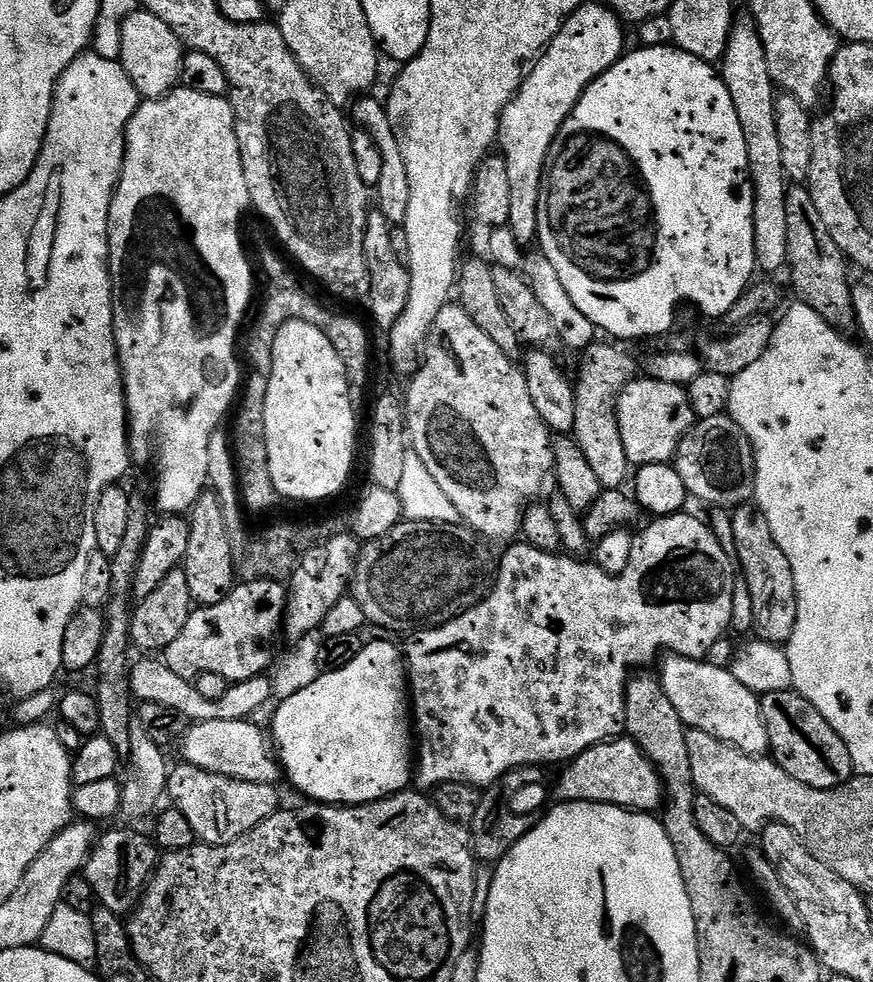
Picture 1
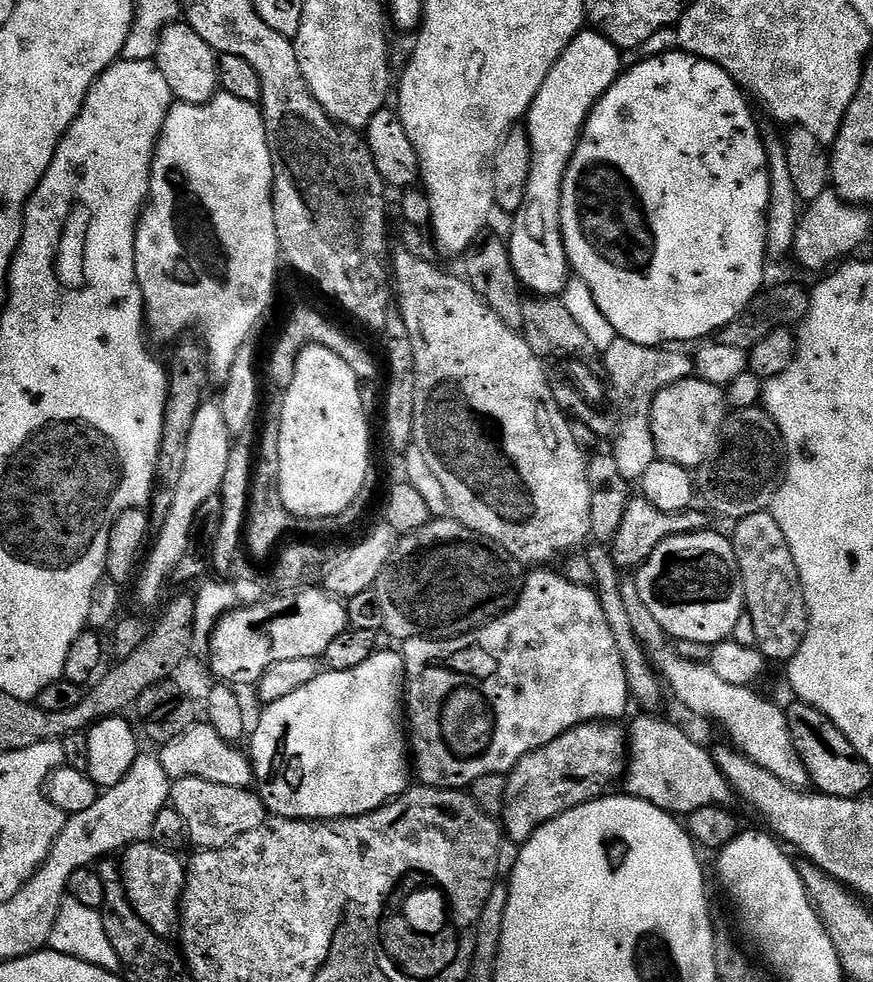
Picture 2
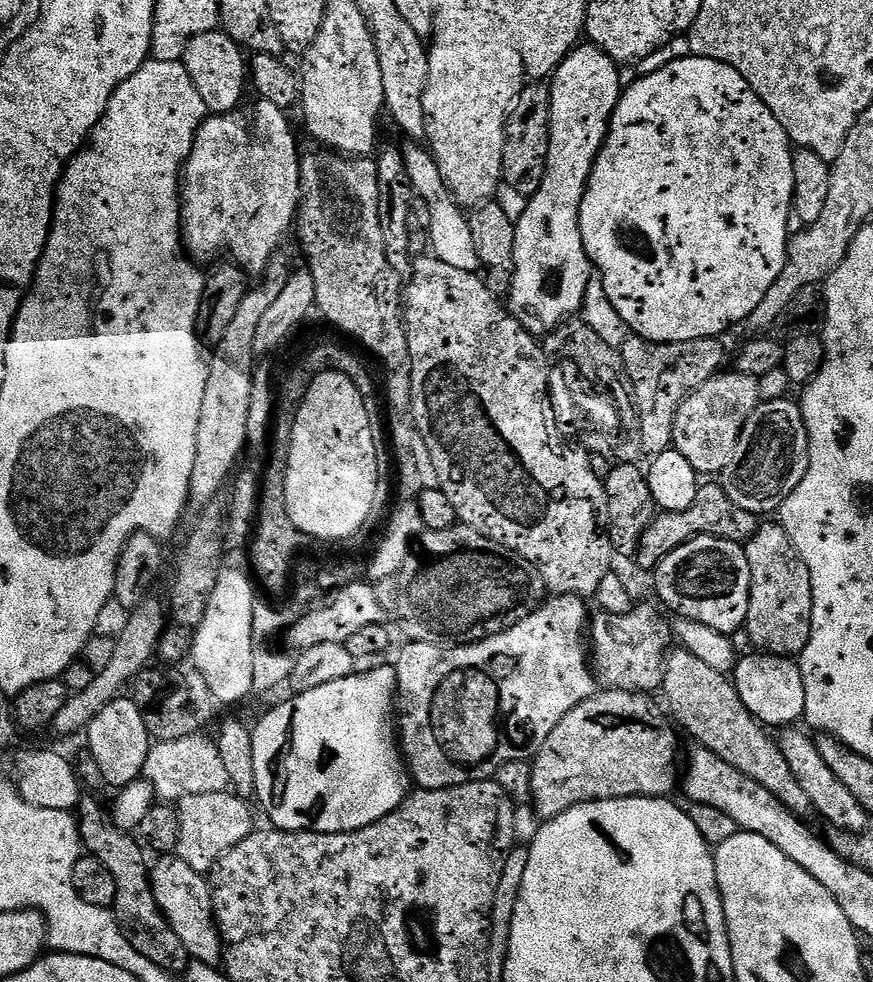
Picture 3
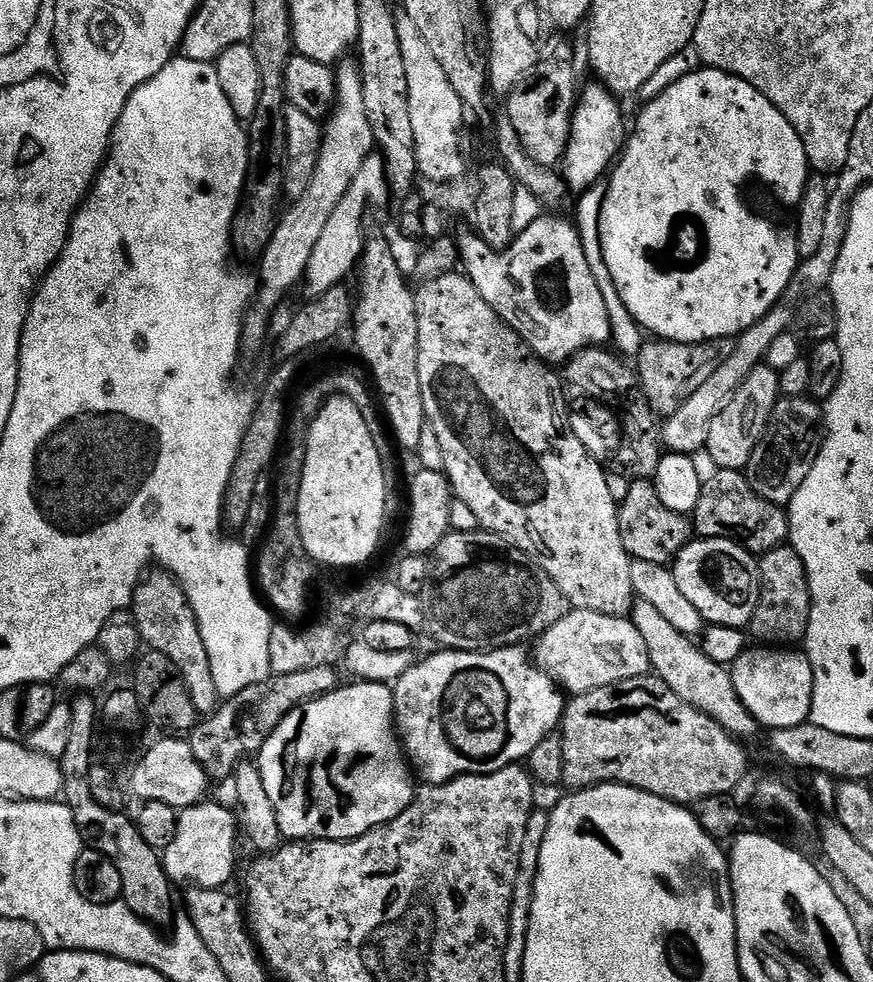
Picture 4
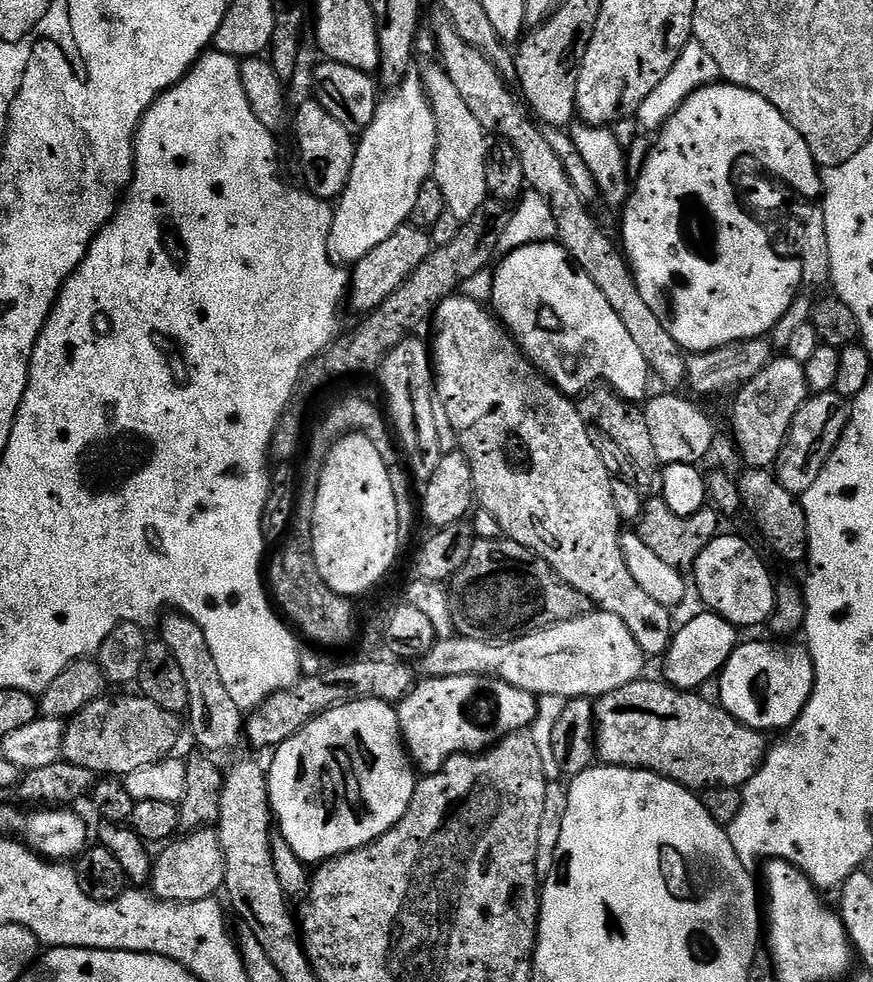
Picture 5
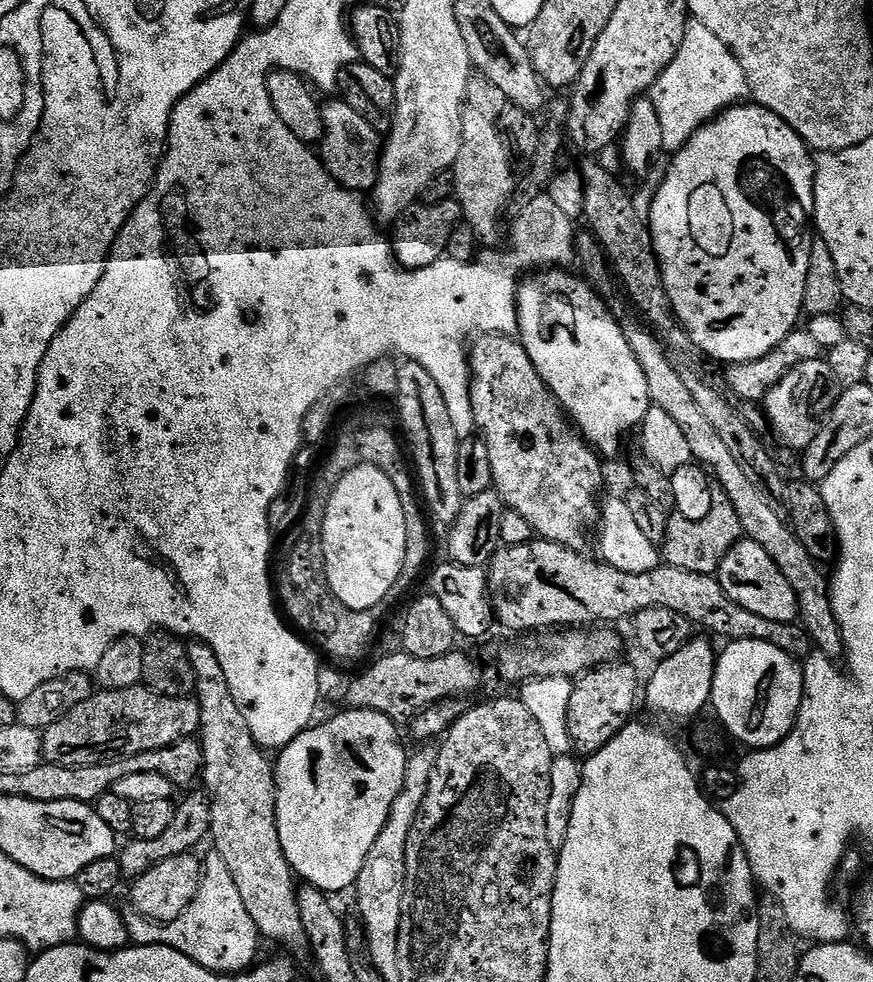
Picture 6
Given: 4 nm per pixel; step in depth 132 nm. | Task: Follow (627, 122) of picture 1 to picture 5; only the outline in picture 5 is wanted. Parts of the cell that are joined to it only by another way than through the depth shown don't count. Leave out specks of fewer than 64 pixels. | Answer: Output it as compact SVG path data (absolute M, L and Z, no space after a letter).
M717 82L707 84L706 87L691 92L682 102L682 106L678 106L676 113L664 123L655 140L656 145L649 150L648 157L645 158L644 165L640 168L640 177L635 177L634 187L623 205L624 221L620 224L620 232L624 235L622 251L631 267L632 276L636 280L638 290L646 301L646 306L650 306L650 310L654 310L654 315L658 318L658 322L662 322L662 326L666 326L670 338L674 338L674 342L680 344L682 349L692 354L709 352L727 344L736 344L740 340L755 340L767 337L771 333L772 327L784 317L786 310L790 310L790 306L801 291L802 266L799 259L787 260L789 258L787 255L770 249L765 244L764 235L761 235L760 228L750 220L748 212L744 212L742 206L744 206L746 200L758 196L756 194L758 184L754 180L756 180L756 176L760 176L760 170L762 170L760 164L768 166L770 172L776 172L780 176L787 177L792 186L796 186L800 192L805 192L815 198L821 195L822 172L814 162L814 154L810 154L810 146L806 146L806 138L802 138L802 134L798 134L798 130L794 130L794 126L790 126L790 122L786 122L783 114L770 102L766 102L766 98L762 98L745 88L739 88L736 84Z

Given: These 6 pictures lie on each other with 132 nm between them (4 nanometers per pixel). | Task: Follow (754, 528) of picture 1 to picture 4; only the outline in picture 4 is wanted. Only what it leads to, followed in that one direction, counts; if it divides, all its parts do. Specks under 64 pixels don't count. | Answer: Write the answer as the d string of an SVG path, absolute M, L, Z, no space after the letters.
M791 546L775 548L759 557L760 597L754 610L750 632L757 636L764 646L796 646L808 632L812 595L808 585L806 566Z

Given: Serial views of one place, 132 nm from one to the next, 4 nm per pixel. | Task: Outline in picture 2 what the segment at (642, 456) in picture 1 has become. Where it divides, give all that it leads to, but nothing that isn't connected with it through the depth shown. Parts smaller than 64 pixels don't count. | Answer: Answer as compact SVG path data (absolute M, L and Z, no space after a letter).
M689 378L663 388L652 399L650 410L650 426L657 457L689 470L699 469L713 455L721 439L725 419L726 392L721 385Z

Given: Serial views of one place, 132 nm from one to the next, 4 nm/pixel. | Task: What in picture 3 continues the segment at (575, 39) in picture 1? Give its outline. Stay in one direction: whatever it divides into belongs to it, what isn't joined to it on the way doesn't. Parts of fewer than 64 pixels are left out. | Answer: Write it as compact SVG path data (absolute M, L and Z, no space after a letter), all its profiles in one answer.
M584 42L568 53L550 80L550 154L546 158L546 174L542 178L542 186L538 186L533 196L527 197L526 210L516 222L516 273L512 275L512 286L506 297L507 311L537 338L547 336L565 320L573 319L581 311L588 283L594 277L592 261L588 259L586 246L582 242L580 207L596 156L608 136L608 122L620 101L620 72L618 65L604 51L591 42Z

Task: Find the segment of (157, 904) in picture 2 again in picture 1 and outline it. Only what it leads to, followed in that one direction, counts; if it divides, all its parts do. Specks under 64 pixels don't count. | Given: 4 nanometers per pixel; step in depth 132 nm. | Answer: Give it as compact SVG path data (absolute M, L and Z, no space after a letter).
M112 828L109 832L101 831L82 869L82 875L90 882L99 907L110 910L121 918L127 917L140 903L148 881L156 871L158 849L145 833L144 836L132 828Z

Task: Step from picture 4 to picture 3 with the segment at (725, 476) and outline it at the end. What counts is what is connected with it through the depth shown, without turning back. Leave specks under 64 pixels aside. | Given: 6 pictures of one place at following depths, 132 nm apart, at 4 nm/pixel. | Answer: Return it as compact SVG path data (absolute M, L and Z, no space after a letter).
M704 482L701 483L694 502L690 506L686 506L686 510L661 511L652 519L650 526L646 526L646 530L638 542L634 563L640 568L655 570L670 553L678 550L678 546L699 536L717 536L743 546L754 535L757 527L758 517L750 514L750 510L742 510L742 506L734 506L734 502L730 502L730 498L726 498L719 483L707 484Z

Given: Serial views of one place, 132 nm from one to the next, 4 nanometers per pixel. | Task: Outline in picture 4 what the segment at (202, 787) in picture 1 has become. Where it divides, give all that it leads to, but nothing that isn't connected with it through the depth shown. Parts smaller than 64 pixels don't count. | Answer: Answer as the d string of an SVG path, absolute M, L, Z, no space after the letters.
M201 802L189 808L179 809L178 834L174 842L162 849L164 869L173 885L192 885L197 888L225 887L236 864L236 836L238 840L238 816L235 811L220 804Z

